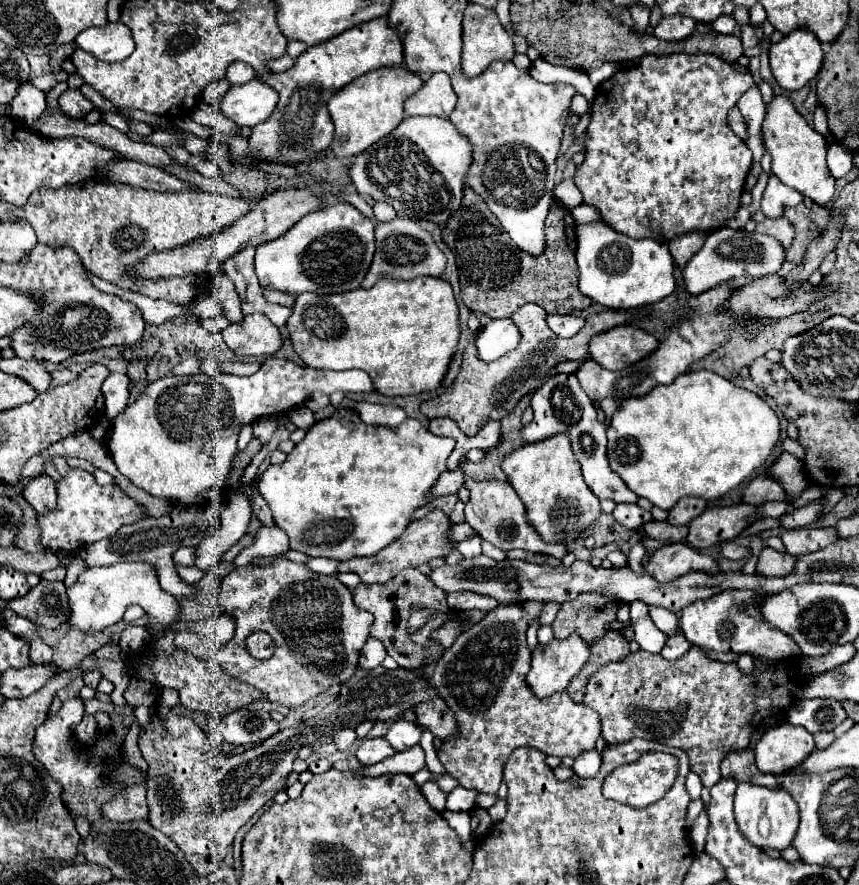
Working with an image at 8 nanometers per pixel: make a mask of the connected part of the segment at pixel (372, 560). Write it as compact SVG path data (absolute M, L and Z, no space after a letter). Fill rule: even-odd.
M435 508L421 520L411 522L407 526L407 530L403 532L403 536L399 536L399 540L395 540L395 544L383 548L383 552L379 552L375 556L351 558L347 562L341 562L339 572L355 572L357 576L361 576L361 582L365 582L365 584L389 582L405 568L419 568L423 564L429 564L433 558L445 558L447 554L451 554L457 544L449 538L449 532L451 532L449 516L443 510Z

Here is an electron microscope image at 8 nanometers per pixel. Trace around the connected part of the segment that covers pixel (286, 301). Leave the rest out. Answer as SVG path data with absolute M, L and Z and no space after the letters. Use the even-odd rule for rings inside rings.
M265 288L265 290L263 290L263 294L265 294L265 298L267 298L269 302L281 304L281 306L289 306L289 308L293 308L293 304L295 304L295 296L285 294L285 292L275 292L275 290Z

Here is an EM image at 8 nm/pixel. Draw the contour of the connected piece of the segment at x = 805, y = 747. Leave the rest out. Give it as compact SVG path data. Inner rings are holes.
M779 724L767 730L755 746L755 762L761 772L779 776L797 768L813 750L813 736L805 728Z

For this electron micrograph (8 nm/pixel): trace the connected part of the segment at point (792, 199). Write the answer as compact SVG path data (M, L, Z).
M771 174L769 184L767 184L763 198L761 198L761 212L767 218L775 220L775 218L781 218L787 208L793 208L799 202L803 202L803 196L797 190L785 186L777 176Z

